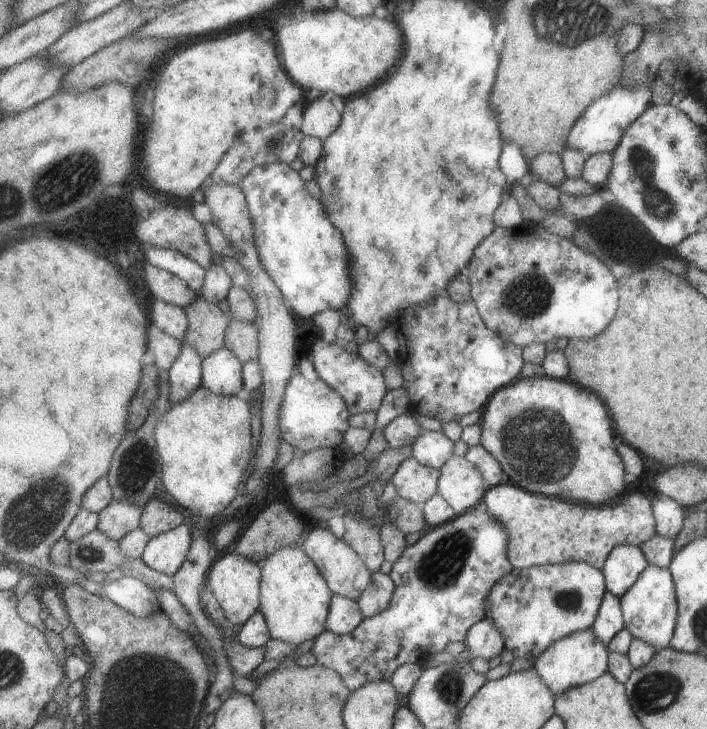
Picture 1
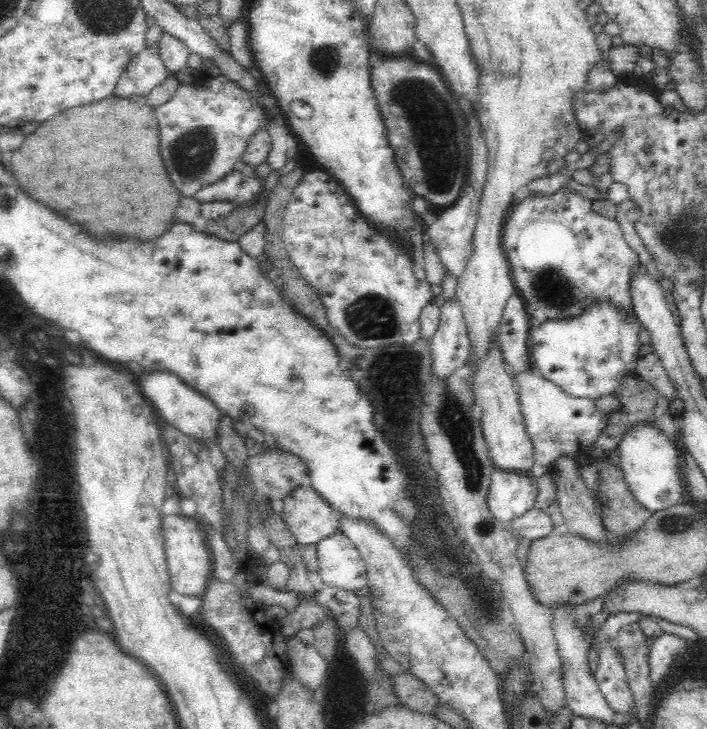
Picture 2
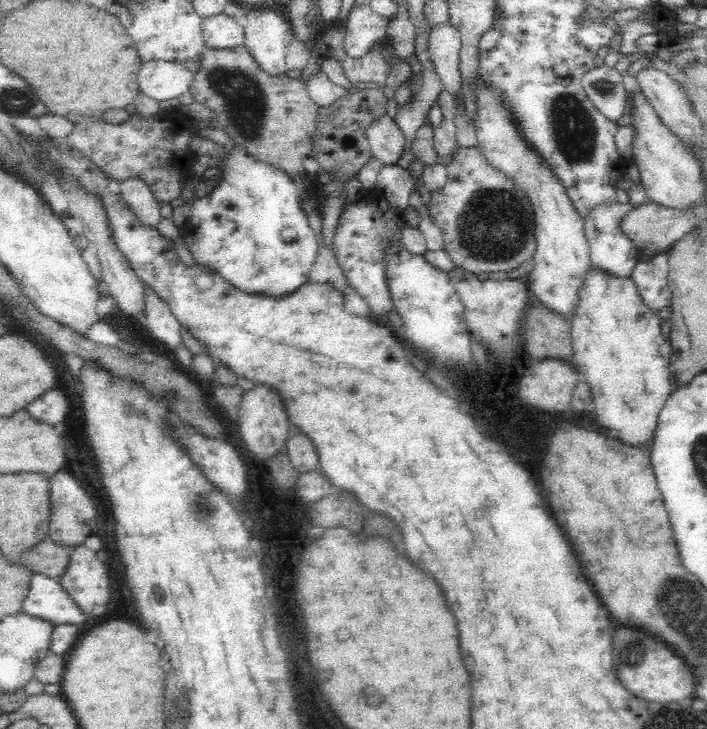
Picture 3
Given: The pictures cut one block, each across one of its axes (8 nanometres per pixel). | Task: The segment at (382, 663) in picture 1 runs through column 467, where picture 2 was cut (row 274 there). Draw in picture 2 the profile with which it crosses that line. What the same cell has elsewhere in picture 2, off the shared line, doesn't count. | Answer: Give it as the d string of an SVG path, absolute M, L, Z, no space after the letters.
M564 184L555 193L546 196L532 193L515 201L507 214L501 244L511 268L515 290L523 297L530 327L545 320L575 318L600 299L622 307L626 318L634 315L630 282L632 270L640 266L638 257L628 247L618 220L594 211L591 202Z

